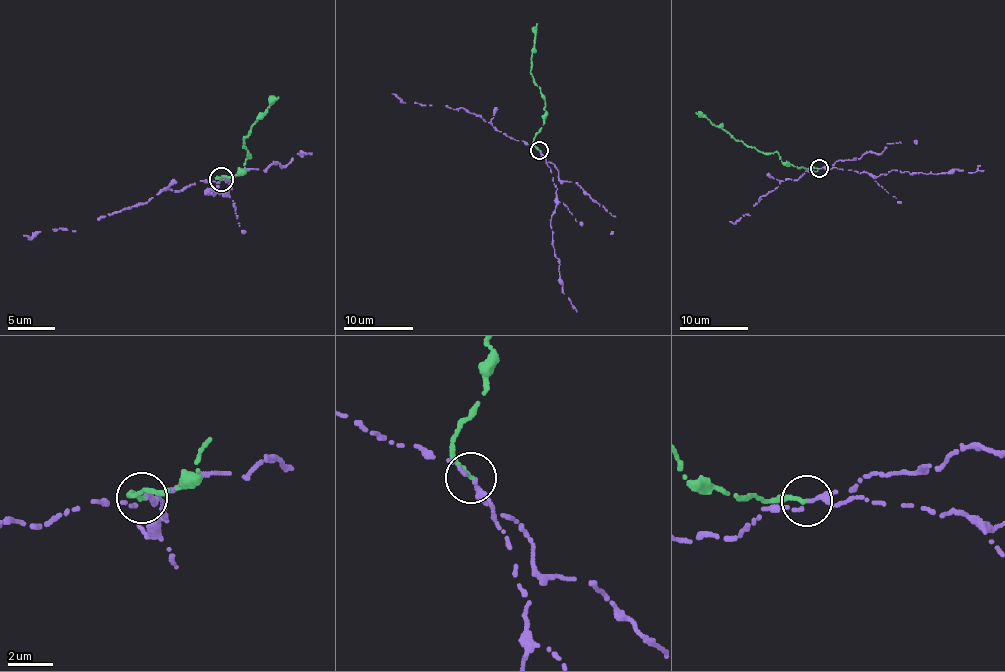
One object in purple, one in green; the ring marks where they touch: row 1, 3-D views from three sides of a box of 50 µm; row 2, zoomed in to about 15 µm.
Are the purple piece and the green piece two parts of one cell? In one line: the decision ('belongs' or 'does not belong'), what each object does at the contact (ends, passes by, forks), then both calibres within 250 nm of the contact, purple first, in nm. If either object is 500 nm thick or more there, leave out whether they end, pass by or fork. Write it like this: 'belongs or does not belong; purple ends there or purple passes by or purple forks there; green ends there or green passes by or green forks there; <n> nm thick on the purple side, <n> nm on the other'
does not belong; purple passes by; green ends there; 220 nm thick on the purple side, 200 nm on the other

